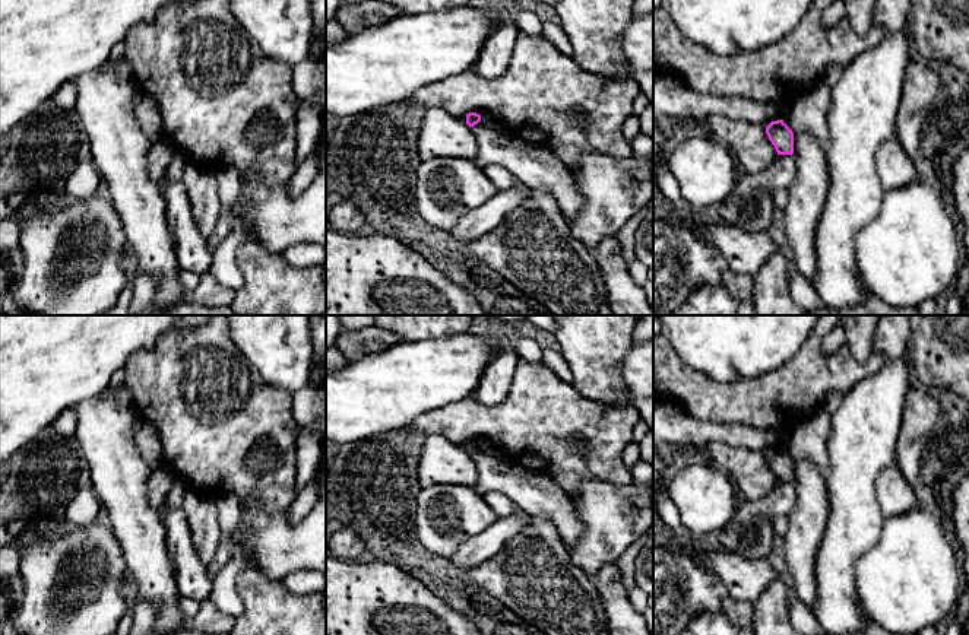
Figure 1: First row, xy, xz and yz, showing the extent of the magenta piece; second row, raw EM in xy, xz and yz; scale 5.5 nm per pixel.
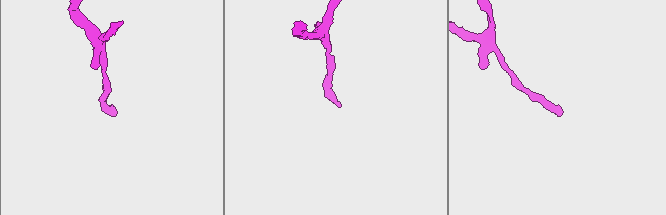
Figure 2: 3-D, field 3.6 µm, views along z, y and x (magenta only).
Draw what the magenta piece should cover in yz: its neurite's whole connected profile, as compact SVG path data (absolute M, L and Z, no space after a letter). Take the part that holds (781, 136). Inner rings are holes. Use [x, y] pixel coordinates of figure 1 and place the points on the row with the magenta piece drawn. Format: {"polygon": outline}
{"polygon": "M783 120L772 121L766 127L766 134L772 145L775 146L778 155L792 155L794 153L794 133L783 123Z"}

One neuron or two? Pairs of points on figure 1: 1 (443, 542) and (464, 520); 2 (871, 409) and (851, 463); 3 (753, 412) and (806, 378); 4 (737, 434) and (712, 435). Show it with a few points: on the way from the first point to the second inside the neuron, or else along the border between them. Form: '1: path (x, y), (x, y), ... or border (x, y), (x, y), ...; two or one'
1: path (449, 536), (458, 526); one
2: path (868, 422), (860, 450); one
3: path (766, 402), (792, 391); one
4: path (731, 434), (718, 434); one

